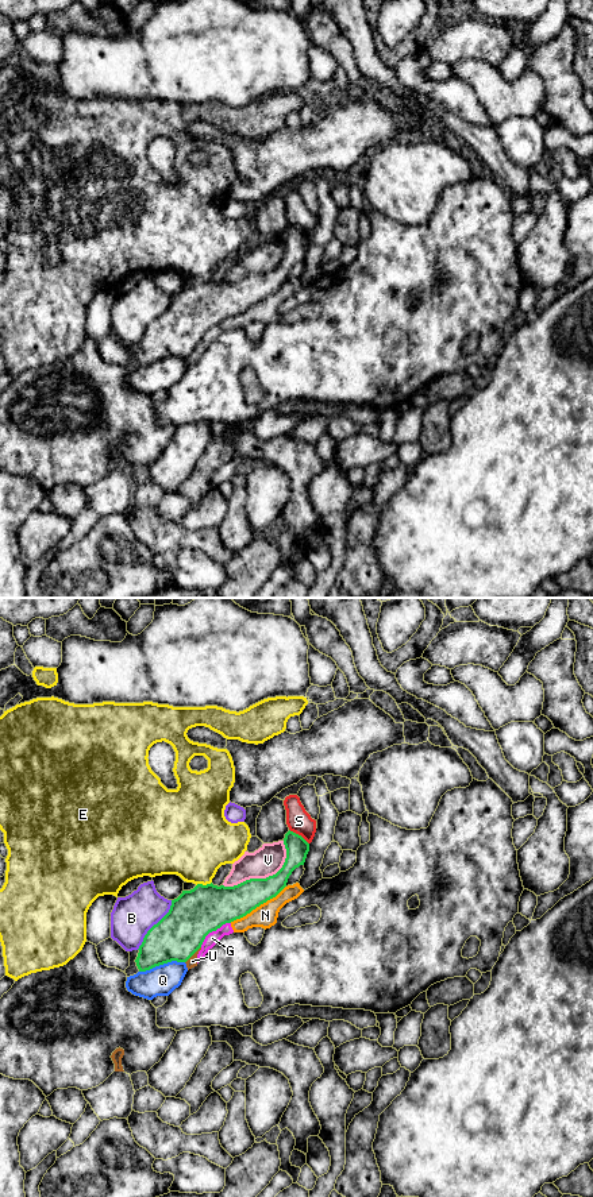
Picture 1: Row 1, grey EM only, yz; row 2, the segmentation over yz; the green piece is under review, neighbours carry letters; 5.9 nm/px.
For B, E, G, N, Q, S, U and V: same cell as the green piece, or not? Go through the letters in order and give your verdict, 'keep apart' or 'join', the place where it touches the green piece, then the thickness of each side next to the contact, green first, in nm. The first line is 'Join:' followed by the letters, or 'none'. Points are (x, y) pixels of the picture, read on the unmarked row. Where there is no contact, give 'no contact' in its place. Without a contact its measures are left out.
Join: none
B: keep apart; contact yz (154, 320); calibres 280 and 240 nm
E: keep apart; contact yz (201, 280); calibres 280 and 420 nm
G: keep apart; contact yz (212, 325); calibres 280 and 80 nm
N: keep apart; contact yz (257, 301); calibres 240 and 140 nm
Q: keep apart; contact yz (161, 359); calibres 280 and 180 nm
S: keep apart; contact yz (297, 230); calibres 140 and 150 nm
U: keep apart; contact yz (193, 348); calibres 280 and 60 nm
V: keep apart; contact yz (266, 273); calibres 190 and 180 nm

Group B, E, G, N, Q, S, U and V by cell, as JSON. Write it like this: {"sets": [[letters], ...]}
{"sets": [["B"], ["E"], ["G", "N", "U"], ["Q"], ["S"], ["V"]]}

